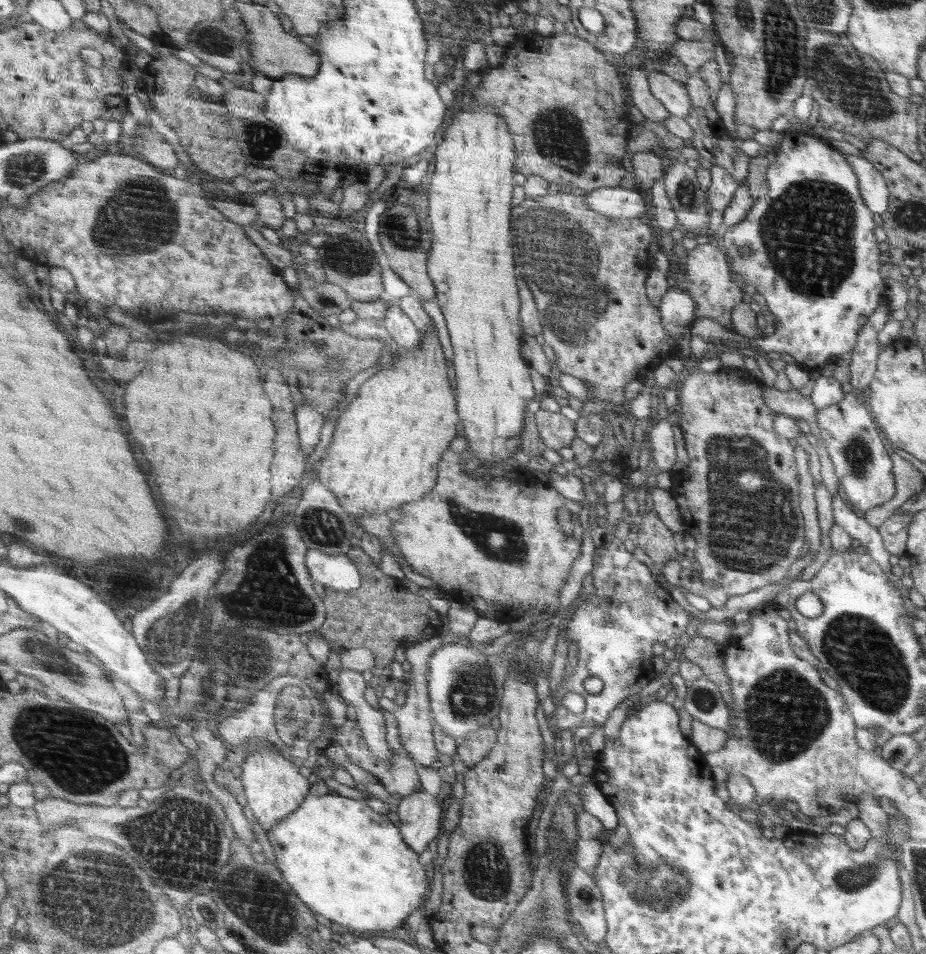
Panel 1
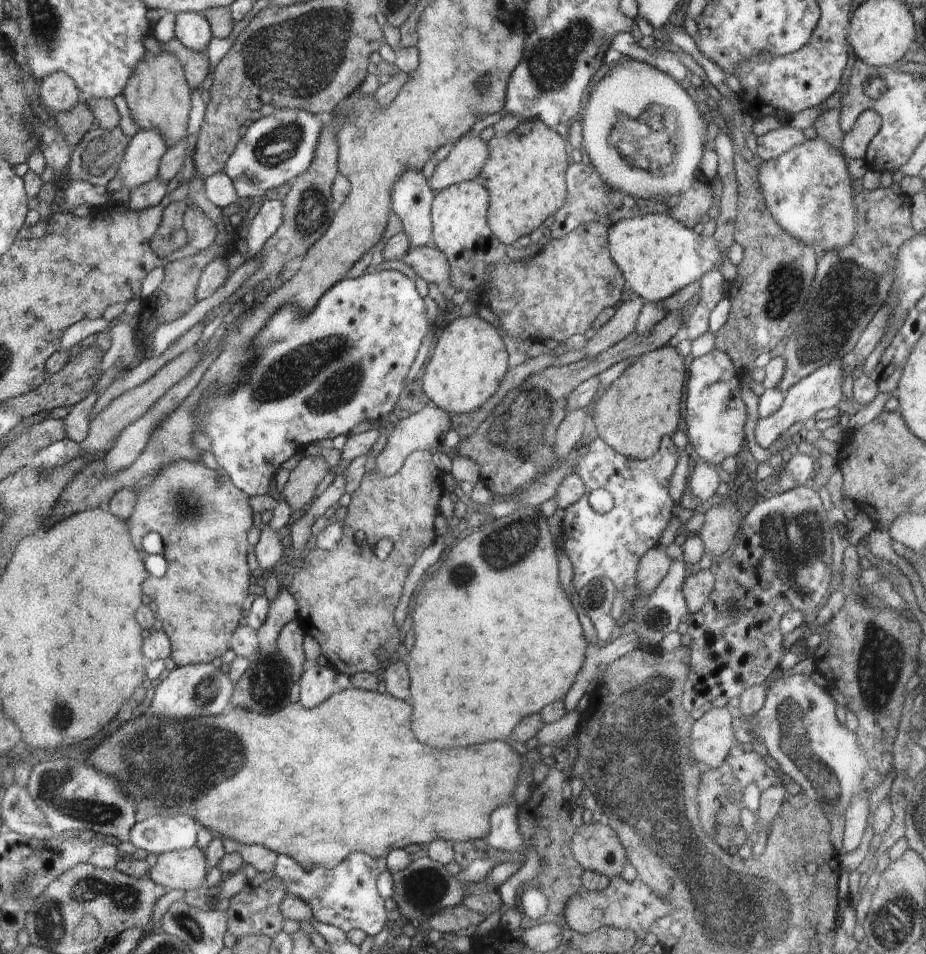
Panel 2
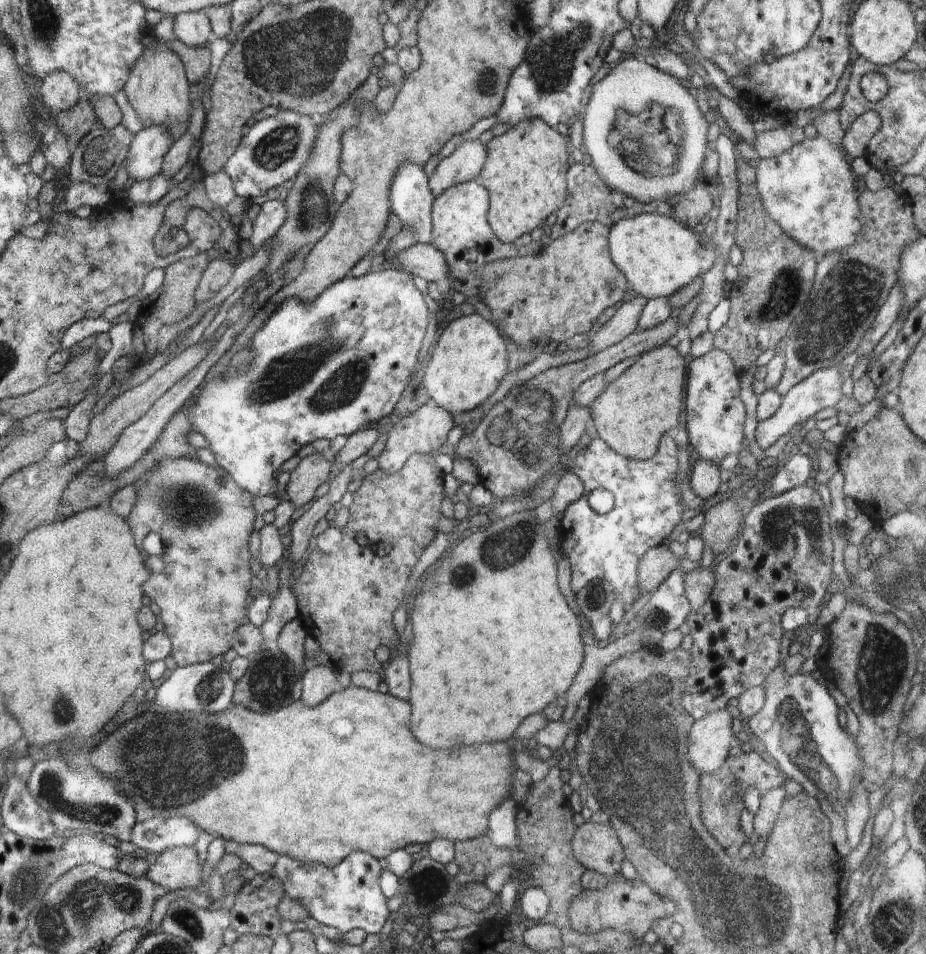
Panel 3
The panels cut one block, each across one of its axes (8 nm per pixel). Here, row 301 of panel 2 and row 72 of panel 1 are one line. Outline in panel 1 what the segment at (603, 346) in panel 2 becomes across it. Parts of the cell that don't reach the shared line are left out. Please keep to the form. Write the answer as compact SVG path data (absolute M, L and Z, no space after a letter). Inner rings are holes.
M641 67L624 68L624 83L628 83L628 91L631 92L633 104L646 120L664 123L669 118L668 110L665 110L662 102L652 96L646 72Z

